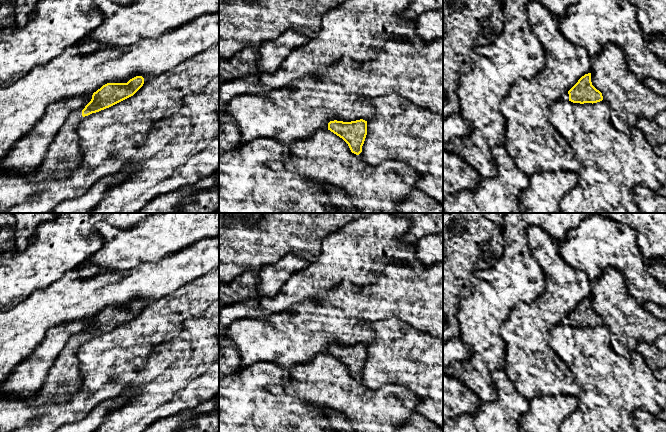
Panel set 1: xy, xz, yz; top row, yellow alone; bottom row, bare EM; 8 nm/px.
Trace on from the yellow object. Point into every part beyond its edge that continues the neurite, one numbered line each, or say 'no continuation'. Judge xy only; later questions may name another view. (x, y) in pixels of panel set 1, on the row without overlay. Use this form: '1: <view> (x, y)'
1: xy (64, 379)

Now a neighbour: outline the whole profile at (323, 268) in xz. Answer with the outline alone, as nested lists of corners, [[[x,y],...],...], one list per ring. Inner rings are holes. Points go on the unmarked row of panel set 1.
[[[372,213],[350,222],[327,236],[321,244],[319,257],[310,265],[294,273],[275,297],[257,297],[253,300],[237,301],[219,309],[219,375],[233,374],[242,368],[238,350],[227,337],[227,329],[237,320],[266,318],[282,313],[305,298],[323,300],[333,288],[348,280],[354,285],[373,284],[388,264],[406,264],[417,272],[424,269],[418,259],[414,245],[406,244],[402,236],[411,228],[411,222],[393,213]]]

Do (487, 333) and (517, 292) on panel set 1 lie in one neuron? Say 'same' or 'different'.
same

